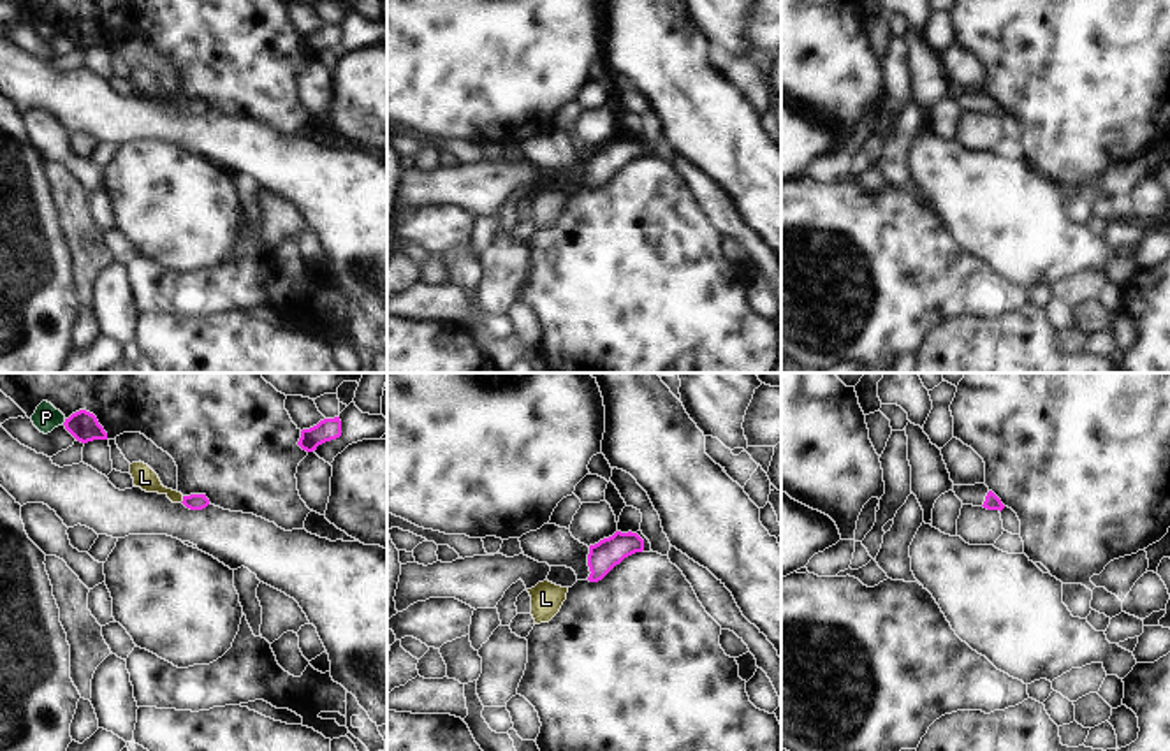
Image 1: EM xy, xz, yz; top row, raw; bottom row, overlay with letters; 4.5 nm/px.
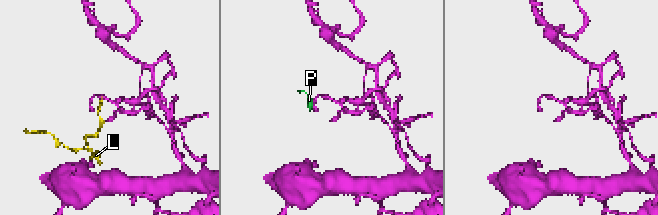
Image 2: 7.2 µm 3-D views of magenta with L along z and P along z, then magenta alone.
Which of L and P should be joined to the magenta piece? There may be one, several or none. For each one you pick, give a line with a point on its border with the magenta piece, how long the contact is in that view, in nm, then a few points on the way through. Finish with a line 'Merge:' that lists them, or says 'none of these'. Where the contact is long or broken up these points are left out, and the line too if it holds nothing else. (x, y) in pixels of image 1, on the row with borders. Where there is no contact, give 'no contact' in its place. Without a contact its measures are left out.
Merge: none of these

